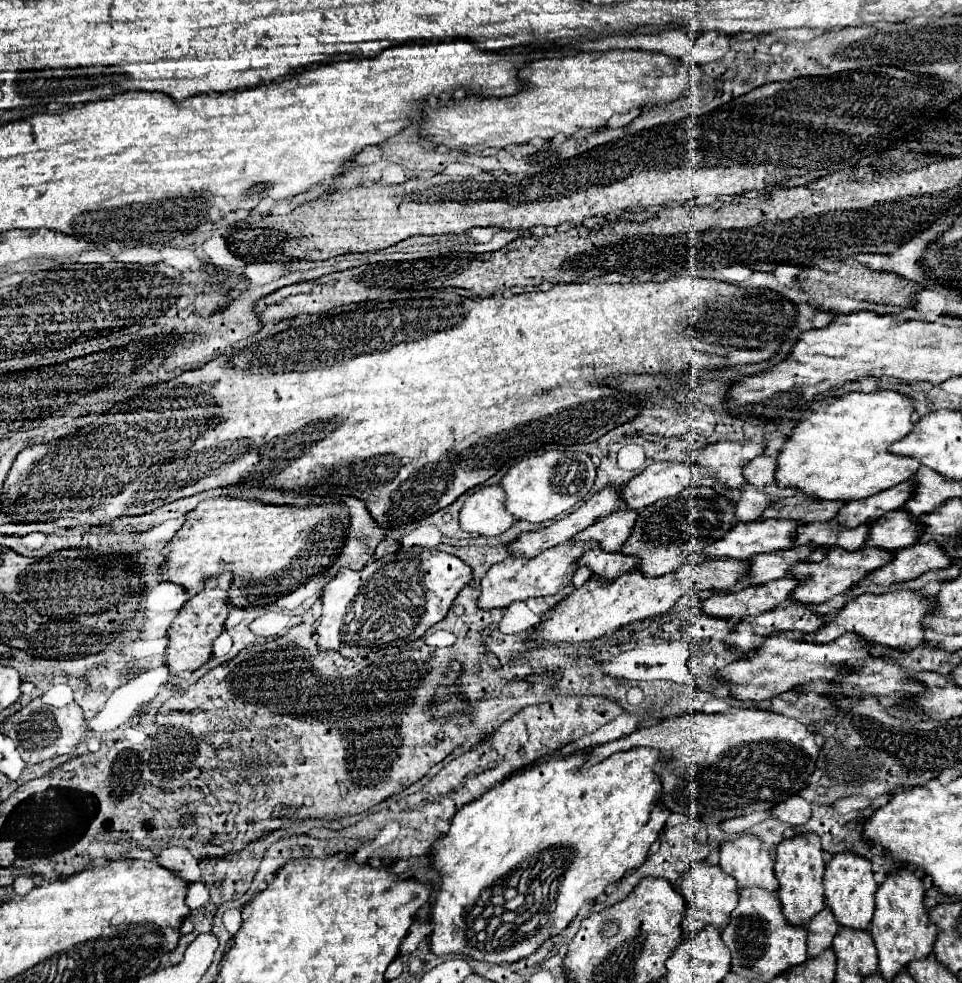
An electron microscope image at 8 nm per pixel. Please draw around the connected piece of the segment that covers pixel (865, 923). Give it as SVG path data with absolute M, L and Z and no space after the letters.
M843 852L841 856L833 856L829 866L825 868L823 876L823 886L825 886L825 904L833 912L835 920L853 930L867 930L871 920L873 920L873 910L875 910L875 892L877 884L873 878L871 862L853 854Z

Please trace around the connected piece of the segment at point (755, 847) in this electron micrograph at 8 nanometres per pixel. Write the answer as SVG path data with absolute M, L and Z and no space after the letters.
M749 834L721 844L719 868L735 878L739 890L757 886L767 892L777 892L779 888L769 850L761 850L761 842Z

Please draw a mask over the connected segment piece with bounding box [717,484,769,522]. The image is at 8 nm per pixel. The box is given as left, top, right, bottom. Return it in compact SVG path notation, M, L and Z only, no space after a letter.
M741 484L741 488L737 488L737 490L717 488L717 492L735 504L737 522L755 522L757 516L761 516L761 508L765 508L765 504L769 504L769 498L761 496L761 492L757 492L757 488L749 488L749 484Z

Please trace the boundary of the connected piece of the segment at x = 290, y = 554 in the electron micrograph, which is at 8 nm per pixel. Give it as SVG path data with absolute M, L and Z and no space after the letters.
M213 498L205 504L197 504L193 512L185 516L183 526L169 542L169 554L163 562L163 580L181 586L189 594L197 594L203 588L205 576L217 576L223 572L233 574L229 588L229 606L255 608L259 598L277 600L291 594L301 584L309 582L313 576L325 572L339 550L345 546L349 532L349 508L345 504L325 504L325 506L265 506L253 500L237 498Z

